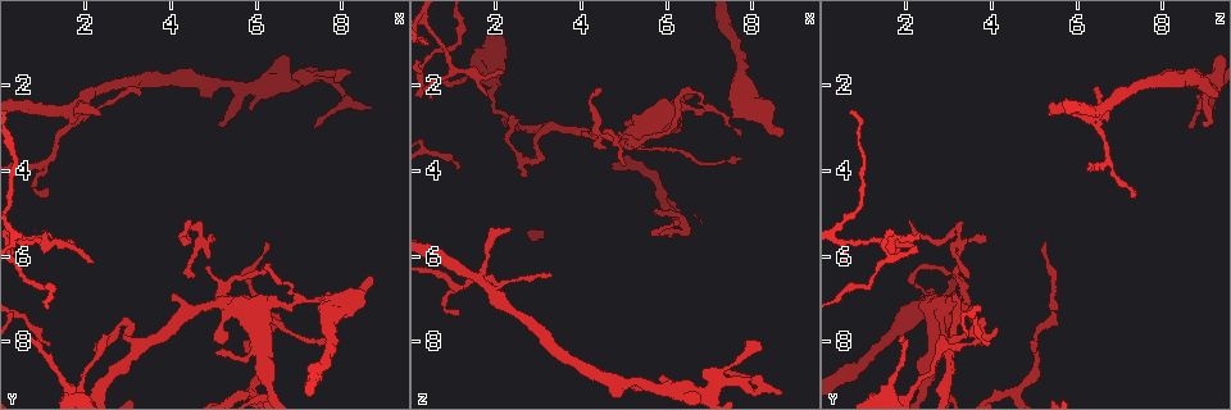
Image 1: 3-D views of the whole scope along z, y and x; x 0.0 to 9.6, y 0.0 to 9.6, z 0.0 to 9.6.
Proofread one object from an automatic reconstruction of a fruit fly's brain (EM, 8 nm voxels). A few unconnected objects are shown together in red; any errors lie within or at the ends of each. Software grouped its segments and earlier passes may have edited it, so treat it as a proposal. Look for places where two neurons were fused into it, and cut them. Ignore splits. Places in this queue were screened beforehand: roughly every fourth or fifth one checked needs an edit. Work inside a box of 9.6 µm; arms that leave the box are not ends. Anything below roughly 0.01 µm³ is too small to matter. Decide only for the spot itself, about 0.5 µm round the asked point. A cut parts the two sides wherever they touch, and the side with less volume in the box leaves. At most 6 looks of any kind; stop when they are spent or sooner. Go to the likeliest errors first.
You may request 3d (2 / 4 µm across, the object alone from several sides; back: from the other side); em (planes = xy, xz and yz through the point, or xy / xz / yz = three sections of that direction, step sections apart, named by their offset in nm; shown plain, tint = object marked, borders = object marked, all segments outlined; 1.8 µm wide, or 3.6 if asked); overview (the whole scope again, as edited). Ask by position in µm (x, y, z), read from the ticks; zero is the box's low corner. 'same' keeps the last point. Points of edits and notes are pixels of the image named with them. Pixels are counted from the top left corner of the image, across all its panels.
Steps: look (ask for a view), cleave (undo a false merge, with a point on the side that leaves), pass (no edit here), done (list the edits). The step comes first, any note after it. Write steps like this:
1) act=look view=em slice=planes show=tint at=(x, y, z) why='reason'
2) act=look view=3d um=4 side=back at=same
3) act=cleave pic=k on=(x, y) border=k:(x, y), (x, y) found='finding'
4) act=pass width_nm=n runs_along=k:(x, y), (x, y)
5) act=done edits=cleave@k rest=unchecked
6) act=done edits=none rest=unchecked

act=look view=em slice=xz step=4 show=tint at=(1.65, 2.50, 6.60) why='abrupt turn'

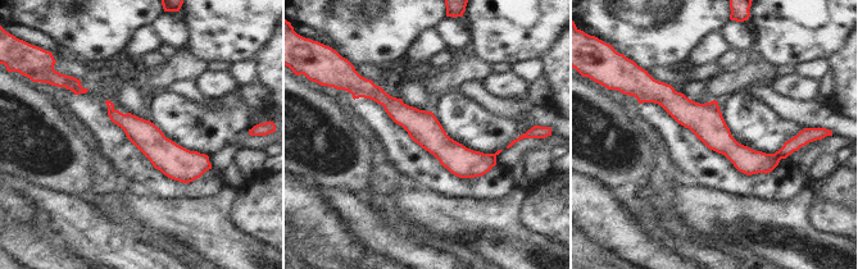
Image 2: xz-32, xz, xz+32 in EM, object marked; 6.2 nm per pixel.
act=cleave pic=2 on=(808, 135) border=2:(773, 154), (781, 158) found='two neurons meet here'

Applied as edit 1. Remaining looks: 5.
act=look view=overview

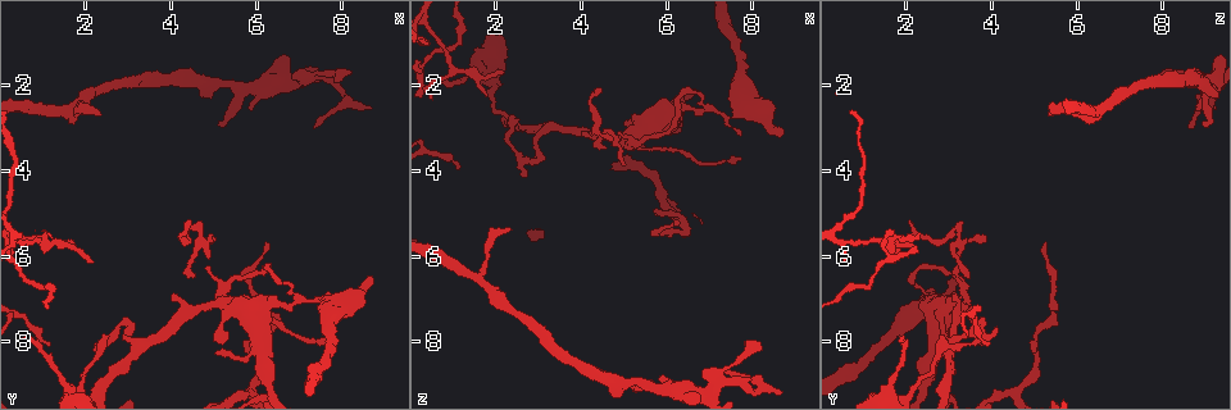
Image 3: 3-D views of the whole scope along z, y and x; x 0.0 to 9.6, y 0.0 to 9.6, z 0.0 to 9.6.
act=look view=3d um=2 at=(1.00, 5.65, 1.60) why='a fork'

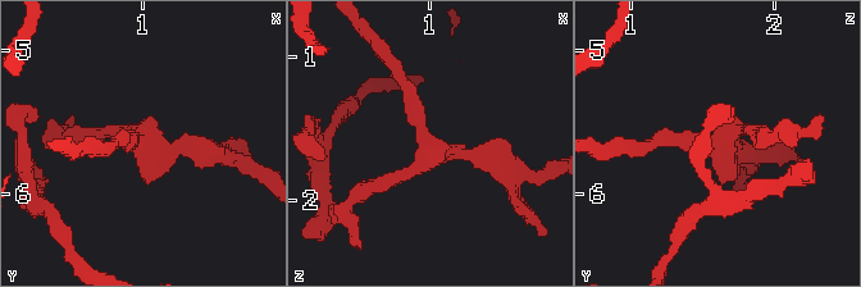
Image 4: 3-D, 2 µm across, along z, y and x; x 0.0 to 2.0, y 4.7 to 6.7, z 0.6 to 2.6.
act=look view=em slice=planes show=borders at=(0.98, 5.64, 1.56)

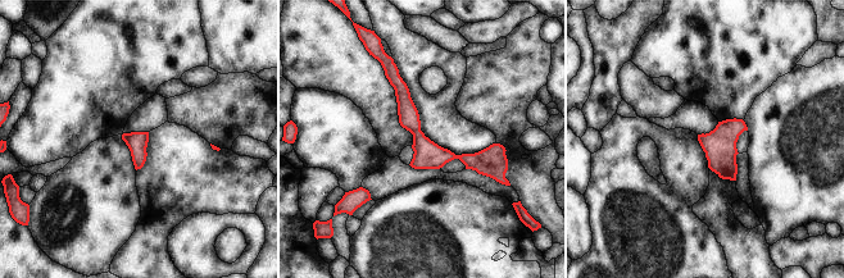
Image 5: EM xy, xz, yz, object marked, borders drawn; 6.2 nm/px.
act=pass runs_along=5:(389, 74), (438, 156), (499, 149) found='one neuron here'

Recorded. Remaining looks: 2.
act=look view=3d um=2 at=(8.25, 2.30, 9.15) why='abrupt turn'

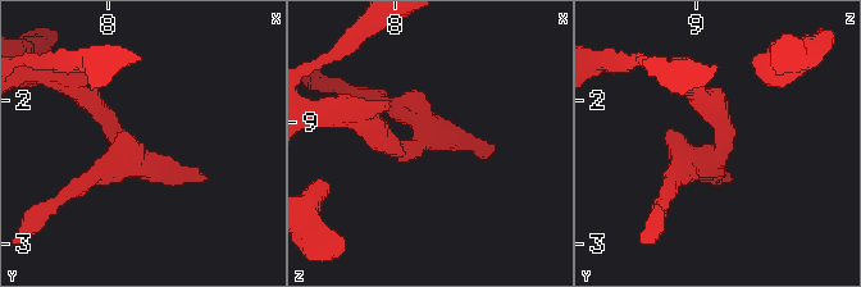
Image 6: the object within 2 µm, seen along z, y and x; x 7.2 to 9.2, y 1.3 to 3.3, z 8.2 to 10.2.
act=look view=em slice=xy step=8 show=tint at=(8.18, 2.38, 9.16)

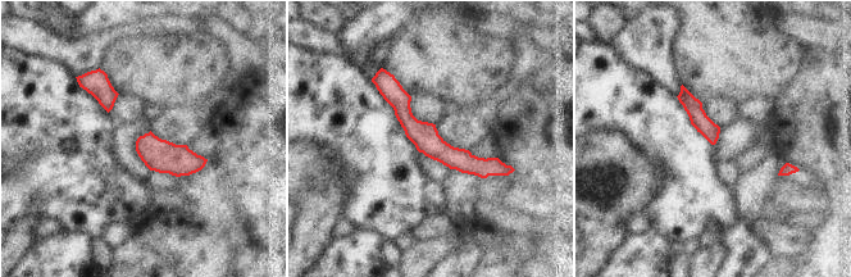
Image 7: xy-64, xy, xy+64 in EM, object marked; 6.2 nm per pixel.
act=pass found='all the same neuron'

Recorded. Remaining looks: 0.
act=done edits=cleave@2 rest=unchecked

